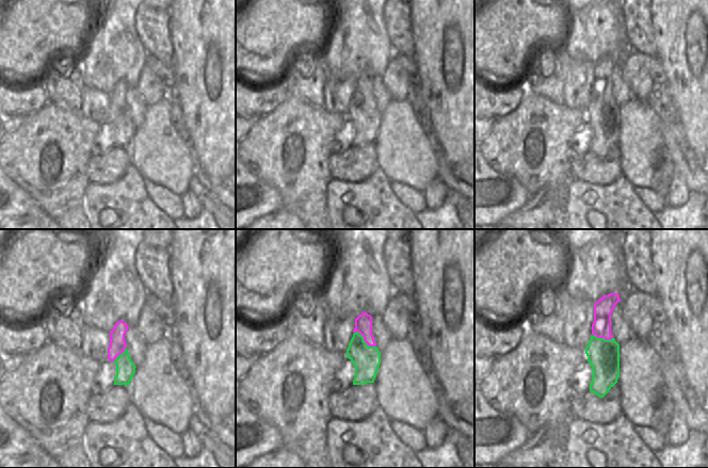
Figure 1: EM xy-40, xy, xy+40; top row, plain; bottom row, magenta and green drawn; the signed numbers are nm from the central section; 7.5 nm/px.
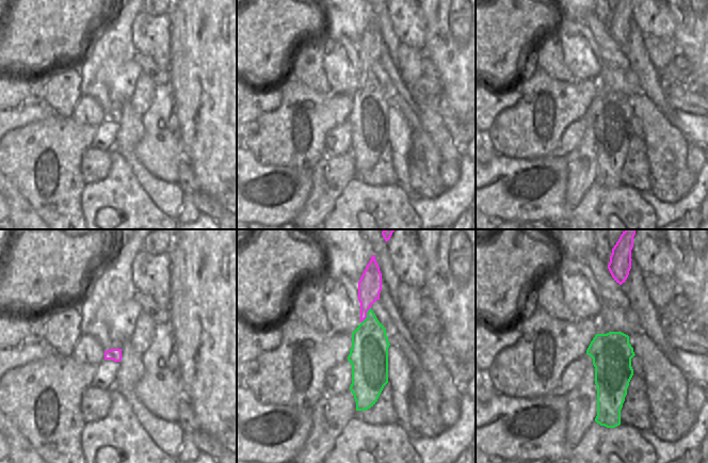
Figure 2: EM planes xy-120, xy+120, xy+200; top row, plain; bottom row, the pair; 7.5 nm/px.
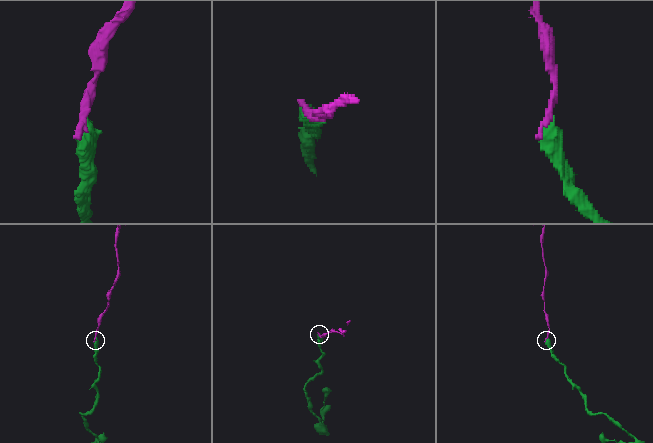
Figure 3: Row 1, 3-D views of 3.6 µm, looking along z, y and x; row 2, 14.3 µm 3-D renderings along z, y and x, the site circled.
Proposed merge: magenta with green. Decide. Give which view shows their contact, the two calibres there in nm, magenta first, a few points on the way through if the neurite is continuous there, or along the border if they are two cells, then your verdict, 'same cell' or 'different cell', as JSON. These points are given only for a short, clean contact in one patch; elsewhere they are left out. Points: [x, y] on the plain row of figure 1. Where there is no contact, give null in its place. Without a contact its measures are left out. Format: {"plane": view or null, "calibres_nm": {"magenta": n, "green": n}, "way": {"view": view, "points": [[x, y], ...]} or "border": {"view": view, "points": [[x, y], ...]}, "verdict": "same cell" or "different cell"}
{"plane": "xy", "calibres_nm": {"magenta": 130, "green": 200}, "way": {"view": "xy", "points": [[364, 83], [364, 101], [366, 120]]}, "verdict": "same cell"}

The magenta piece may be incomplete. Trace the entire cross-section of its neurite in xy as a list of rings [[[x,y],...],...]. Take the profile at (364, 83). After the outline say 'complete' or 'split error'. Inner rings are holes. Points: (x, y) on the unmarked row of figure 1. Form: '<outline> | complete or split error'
[[[363,74],[355,80],[353,98],[347,111],[347,118],[355,128],[353,146],[374,144],[381,126],[381,113],[372,96],[372,78]]] | split error

